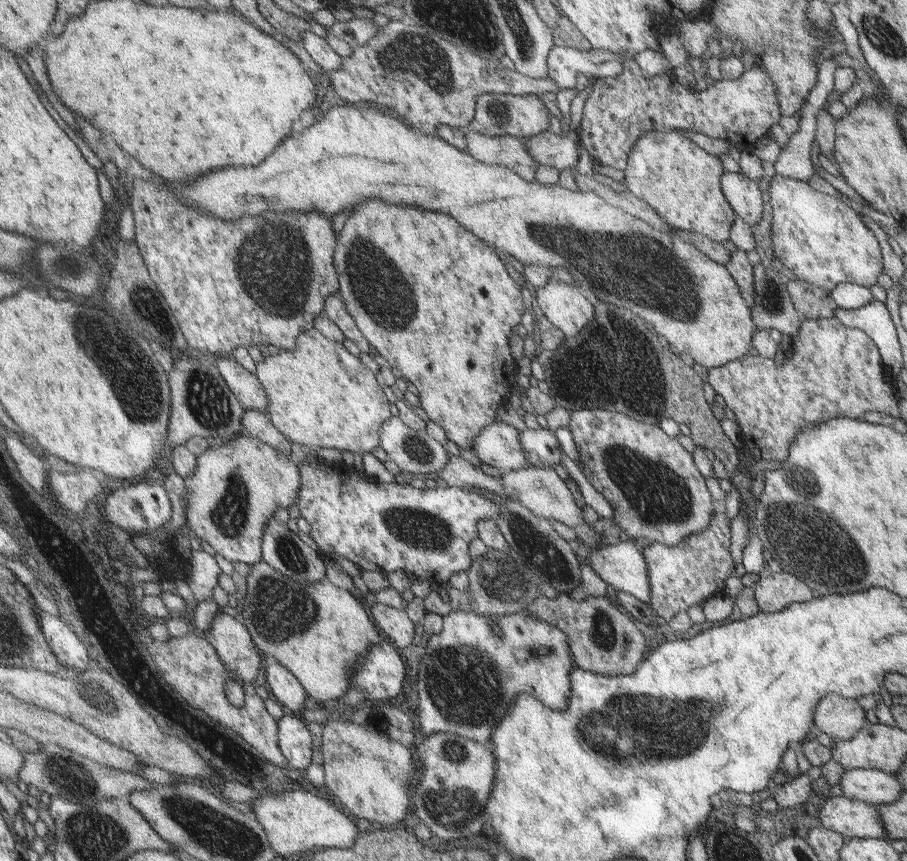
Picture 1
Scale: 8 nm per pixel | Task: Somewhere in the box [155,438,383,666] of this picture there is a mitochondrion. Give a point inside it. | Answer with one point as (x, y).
(284, 613)

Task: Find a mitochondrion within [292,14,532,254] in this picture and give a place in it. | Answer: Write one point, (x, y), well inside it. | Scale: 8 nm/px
(417, 55)

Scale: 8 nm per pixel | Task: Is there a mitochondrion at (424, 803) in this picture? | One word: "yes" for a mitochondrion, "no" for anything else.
yes

